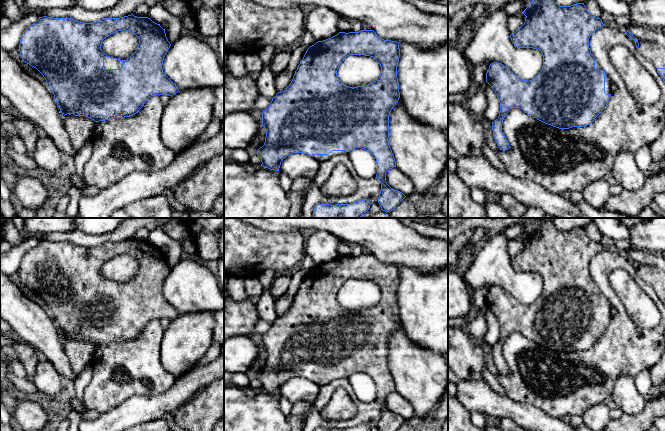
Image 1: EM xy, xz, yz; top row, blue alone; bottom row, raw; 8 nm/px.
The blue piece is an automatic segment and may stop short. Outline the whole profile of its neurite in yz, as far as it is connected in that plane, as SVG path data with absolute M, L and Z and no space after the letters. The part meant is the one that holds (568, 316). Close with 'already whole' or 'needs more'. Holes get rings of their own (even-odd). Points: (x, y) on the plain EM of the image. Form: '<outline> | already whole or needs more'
M552 218L532 224L529 230L521 237L526 240L524 248L510 259L511 265L517 272L533 272L539 274L543 279L543 290L541 295L532 304L518 302L510 293L501 287L490 288L486 297L486 306L497 318L500 327L498 342L492 346L494 363L500 374L508 374L509 367L502 356L502 347L512 332L520 332L525 337L537 344L559 353L572 351L583 351L591 348L595 342L607 330L612 318L612 305L609 299L602 294L599 287L591 278L589 262L593 256L604 250L600 242L589 238L584 227L577 227L571 230L559 230L553 223Z | needs more

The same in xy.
M131 238L120 242L104 242L94 247L84 247L71 242L43 240L23 256L19 276L22 284L36 292L45 302L47 310L54 318L62 341L73 338L86 340L99 346L133 340L139 336L149 321L162 318L172 321L179 315L176 308L165 299L162 293L164 281L170 270L165 253L148 241L137 241ZM122 254L135 258L139 263L137 274L126 284L107 280L101 273L101 268L106 261Z | needs more

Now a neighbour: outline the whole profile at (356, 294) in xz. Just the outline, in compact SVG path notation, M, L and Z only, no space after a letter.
M349 279L337 294L339 304L346 310L357 311L376 305L381 298L380 288L370 280Z

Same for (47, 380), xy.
M40 360L32 382L49 397L57 396L62 388L61 376L48 360Z

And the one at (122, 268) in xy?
M122 254L106 261L102 268L102 275L110 281L126 284L137 274L138 261L128 255Z

